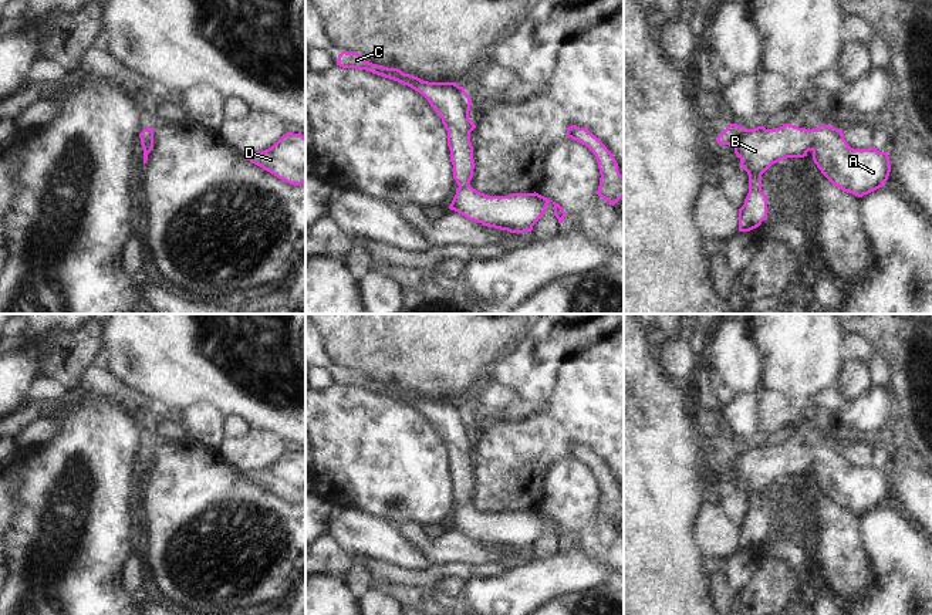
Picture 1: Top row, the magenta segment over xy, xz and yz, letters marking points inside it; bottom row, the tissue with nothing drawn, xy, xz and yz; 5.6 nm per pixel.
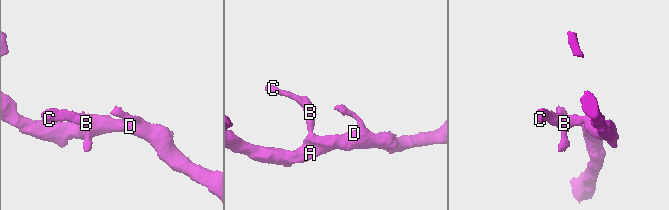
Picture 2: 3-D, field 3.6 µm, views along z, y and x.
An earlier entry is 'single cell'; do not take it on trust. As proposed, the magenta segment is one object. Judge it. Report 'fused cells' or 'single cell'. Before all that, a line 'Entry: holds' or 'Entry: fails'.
Entry: holds
single cell

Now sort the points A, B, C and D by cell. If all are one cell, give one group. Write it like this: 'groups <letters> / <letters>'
groups A B C D

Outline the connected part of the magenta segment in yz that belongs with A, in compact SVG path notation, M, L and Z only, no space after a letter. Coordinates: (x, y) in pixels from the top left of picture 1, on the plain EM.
M730 442L716 459L719 463L735 466L742 479L739 483L749 493L749 511L739 527L739 550L750 550L767 538L767 514L762 510L762 493L773 481L787 476L804 476L811 469L821 491L834 504L858 516L882 506L891 490L887 470L872 464L854 467L844 457L842 449L830 443L806 447L784 442L774 447L744 447Z

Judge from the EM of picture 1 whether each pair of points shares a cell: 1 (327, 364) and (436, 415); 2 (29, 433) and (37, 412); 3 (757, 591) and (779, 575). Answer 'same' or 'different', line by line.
1: same
2: different
3: same

